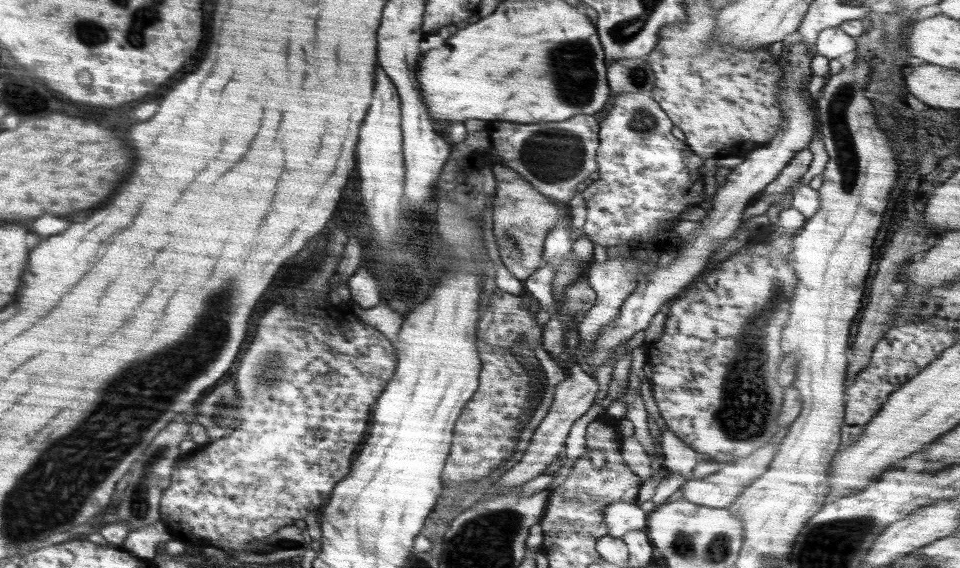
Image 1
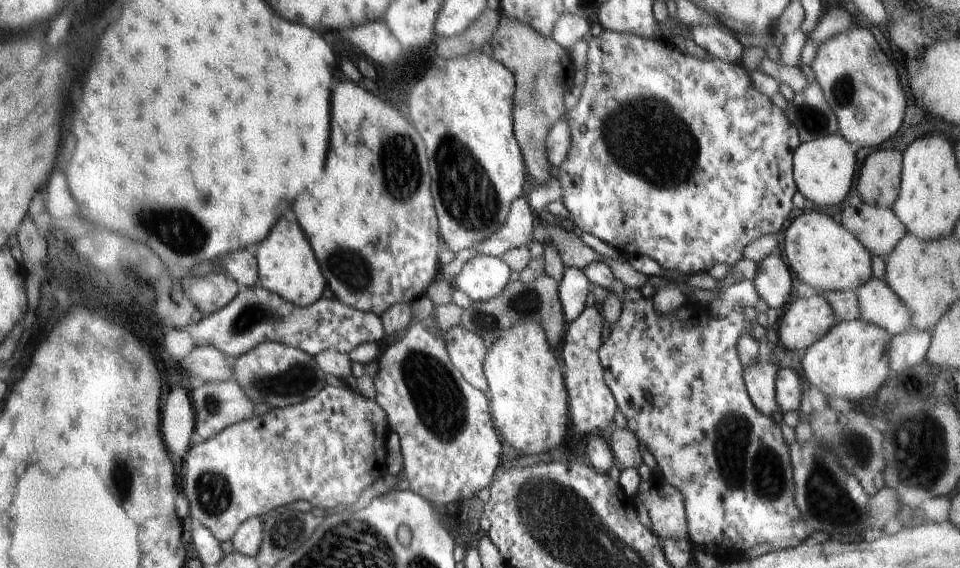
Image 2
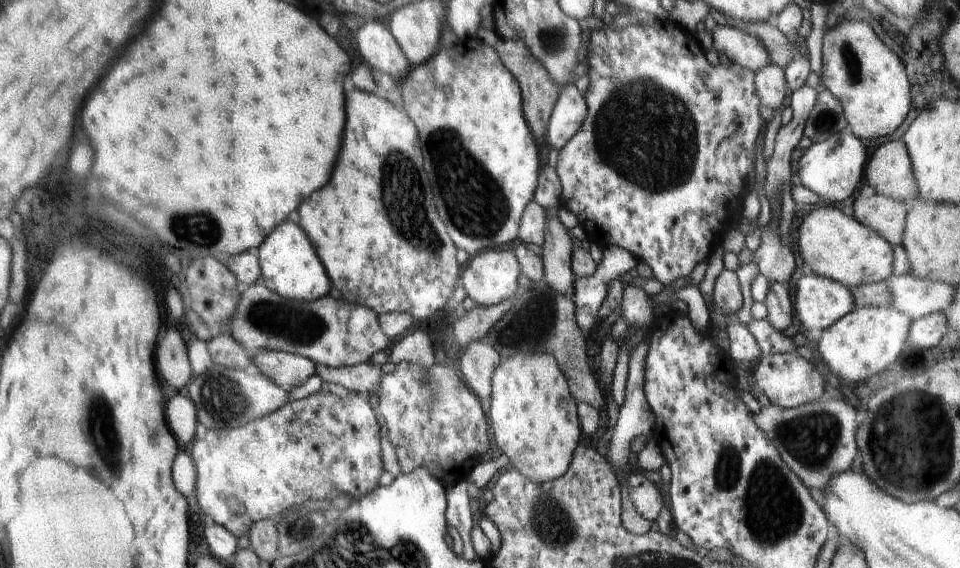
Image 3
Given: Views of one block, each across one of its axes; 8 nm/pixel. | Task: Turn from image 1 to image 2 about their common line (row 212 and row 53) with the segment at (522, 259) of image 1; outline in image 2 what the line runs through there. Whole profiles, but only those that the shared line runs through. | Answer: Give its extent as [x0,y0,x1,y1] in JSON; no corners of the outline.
[490,17,574,184]

